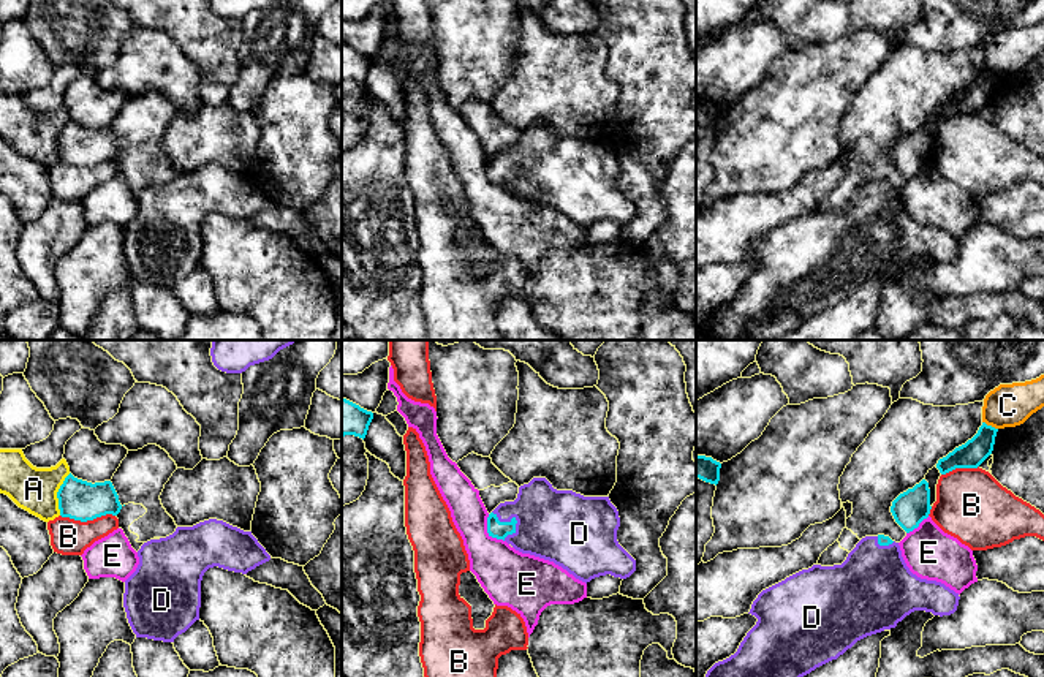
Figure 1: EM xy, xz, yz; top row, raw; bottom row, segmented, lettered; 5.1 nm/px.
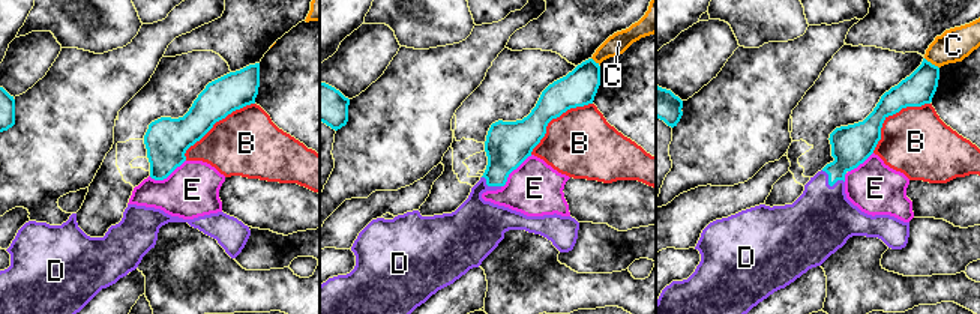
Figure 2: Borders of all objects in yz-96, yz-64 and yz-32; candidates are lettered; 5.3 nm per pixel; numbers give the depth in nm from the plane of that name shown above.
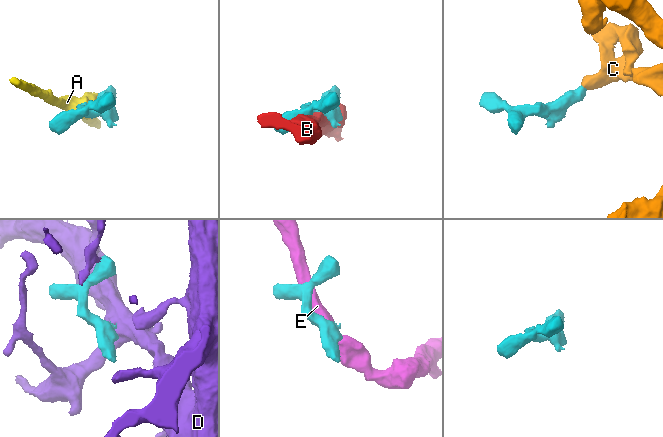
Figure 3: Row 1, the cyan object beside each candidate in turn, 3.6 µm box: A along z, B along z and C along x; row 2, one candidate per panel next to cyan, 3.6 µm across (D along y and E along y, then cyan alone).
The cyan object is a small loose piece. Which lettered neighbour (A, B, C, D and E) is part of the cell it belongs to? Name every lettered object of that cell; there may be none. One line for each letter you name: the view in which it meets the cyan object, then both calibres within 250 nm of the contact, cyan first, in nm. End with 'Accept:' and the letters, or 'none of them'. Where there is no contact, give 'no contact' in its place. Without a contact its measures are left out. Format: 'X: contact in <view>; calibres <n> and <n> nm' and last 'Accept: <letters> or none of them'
D: contact in xz; calibres 90 and 360 nm
Accept: D

